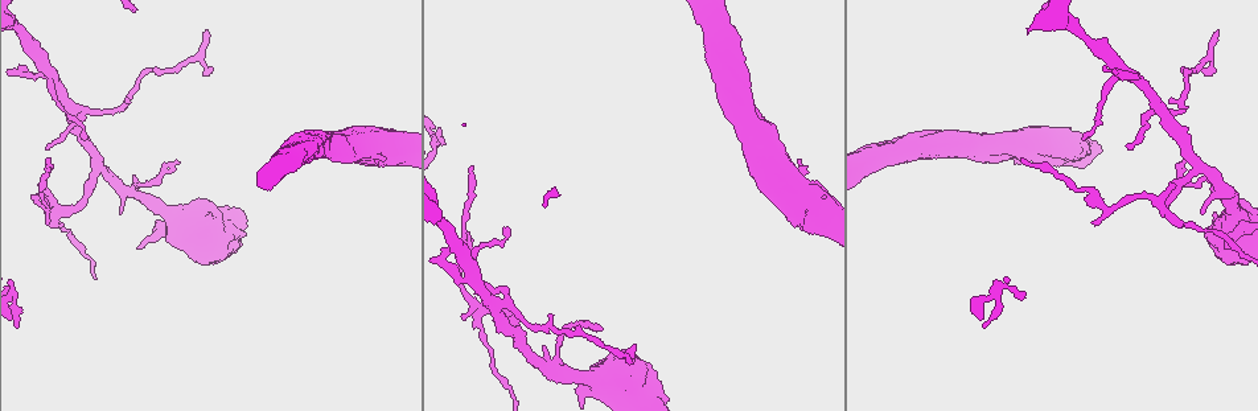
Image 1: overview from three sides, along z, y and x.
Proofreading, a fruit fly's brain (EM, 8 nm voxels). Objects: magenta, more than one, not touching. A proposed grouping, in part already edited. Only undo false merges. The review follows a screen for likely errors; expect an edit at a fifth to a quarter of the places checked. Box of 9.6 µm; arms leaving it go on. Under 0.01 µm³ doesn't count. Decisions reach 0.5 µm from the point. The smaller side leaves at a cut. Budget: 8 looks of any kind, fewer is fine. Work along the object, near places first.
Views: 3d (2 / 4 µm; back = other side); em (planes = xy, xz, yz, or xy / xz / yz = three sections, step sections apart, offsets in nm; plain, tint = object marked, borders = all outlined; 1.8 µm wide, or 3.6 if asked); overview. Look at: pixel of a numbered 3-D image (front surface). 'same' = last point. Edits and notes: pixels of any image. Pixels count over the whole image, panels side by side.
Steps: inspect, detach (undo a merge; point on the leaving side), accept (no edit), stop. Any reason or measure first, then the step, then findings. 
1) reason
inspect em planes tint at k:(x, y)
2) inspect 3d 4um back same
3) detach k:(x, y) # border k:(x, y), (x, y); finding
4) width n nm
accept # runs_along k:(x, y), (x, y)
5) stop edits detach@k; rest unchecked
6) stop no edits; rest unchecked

two arms in line, one across
inspect em planes tint at 1:(498, 309)

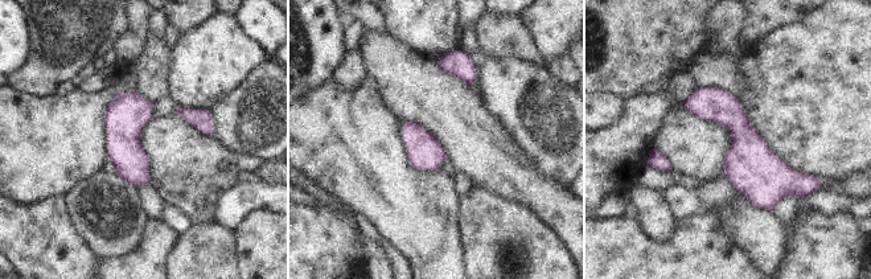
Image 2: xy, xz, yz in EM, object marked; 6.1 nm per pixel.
accept # runs_along 2:(691, 101), (800, 180); continuous, no second cell

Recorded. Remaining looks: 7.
a fork
inspect em planes borders at 1:(1165, 212)

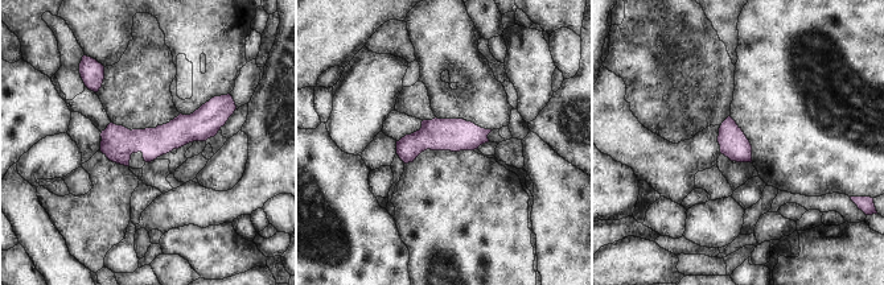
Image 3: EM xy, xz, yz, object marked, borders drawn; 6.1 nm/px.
accept # runs_along 3:(222, 114), (157, 141), (103, 148); one cell here

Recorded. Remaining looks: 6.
three-way junction
inspect 3d 4um at 1:(132, 192)

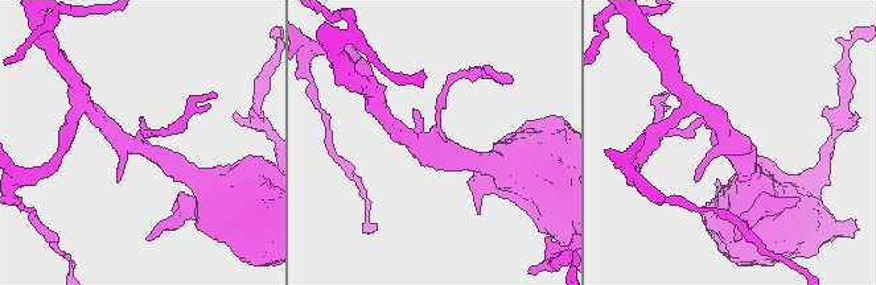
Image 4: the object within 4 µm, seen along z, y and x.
shape alone is not enough
inspect em xy step 4 tint at 4:(139, 148)

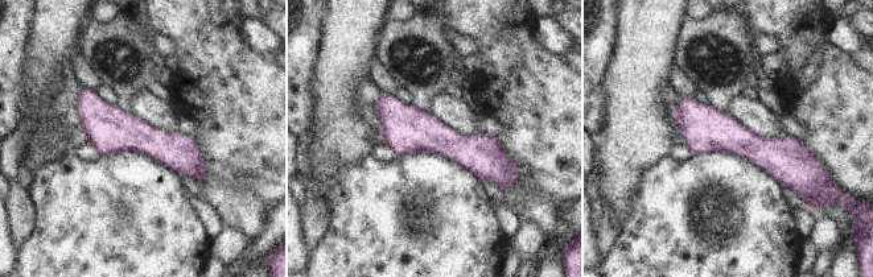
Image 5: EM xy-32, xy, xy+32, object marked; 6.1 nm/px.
cut it another way
inspect em planes tint same

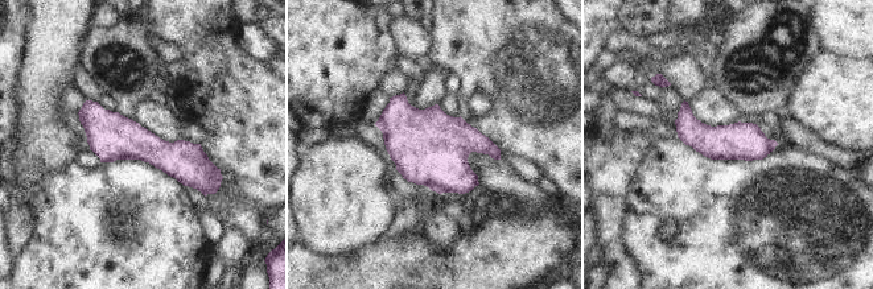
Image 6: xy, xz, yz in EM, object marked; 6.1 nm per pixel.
accept # runs_along 6:(82, 112), (111, 136), (213, 173); one cell here

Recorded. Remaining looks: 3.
stop no edits; rest unchecked

